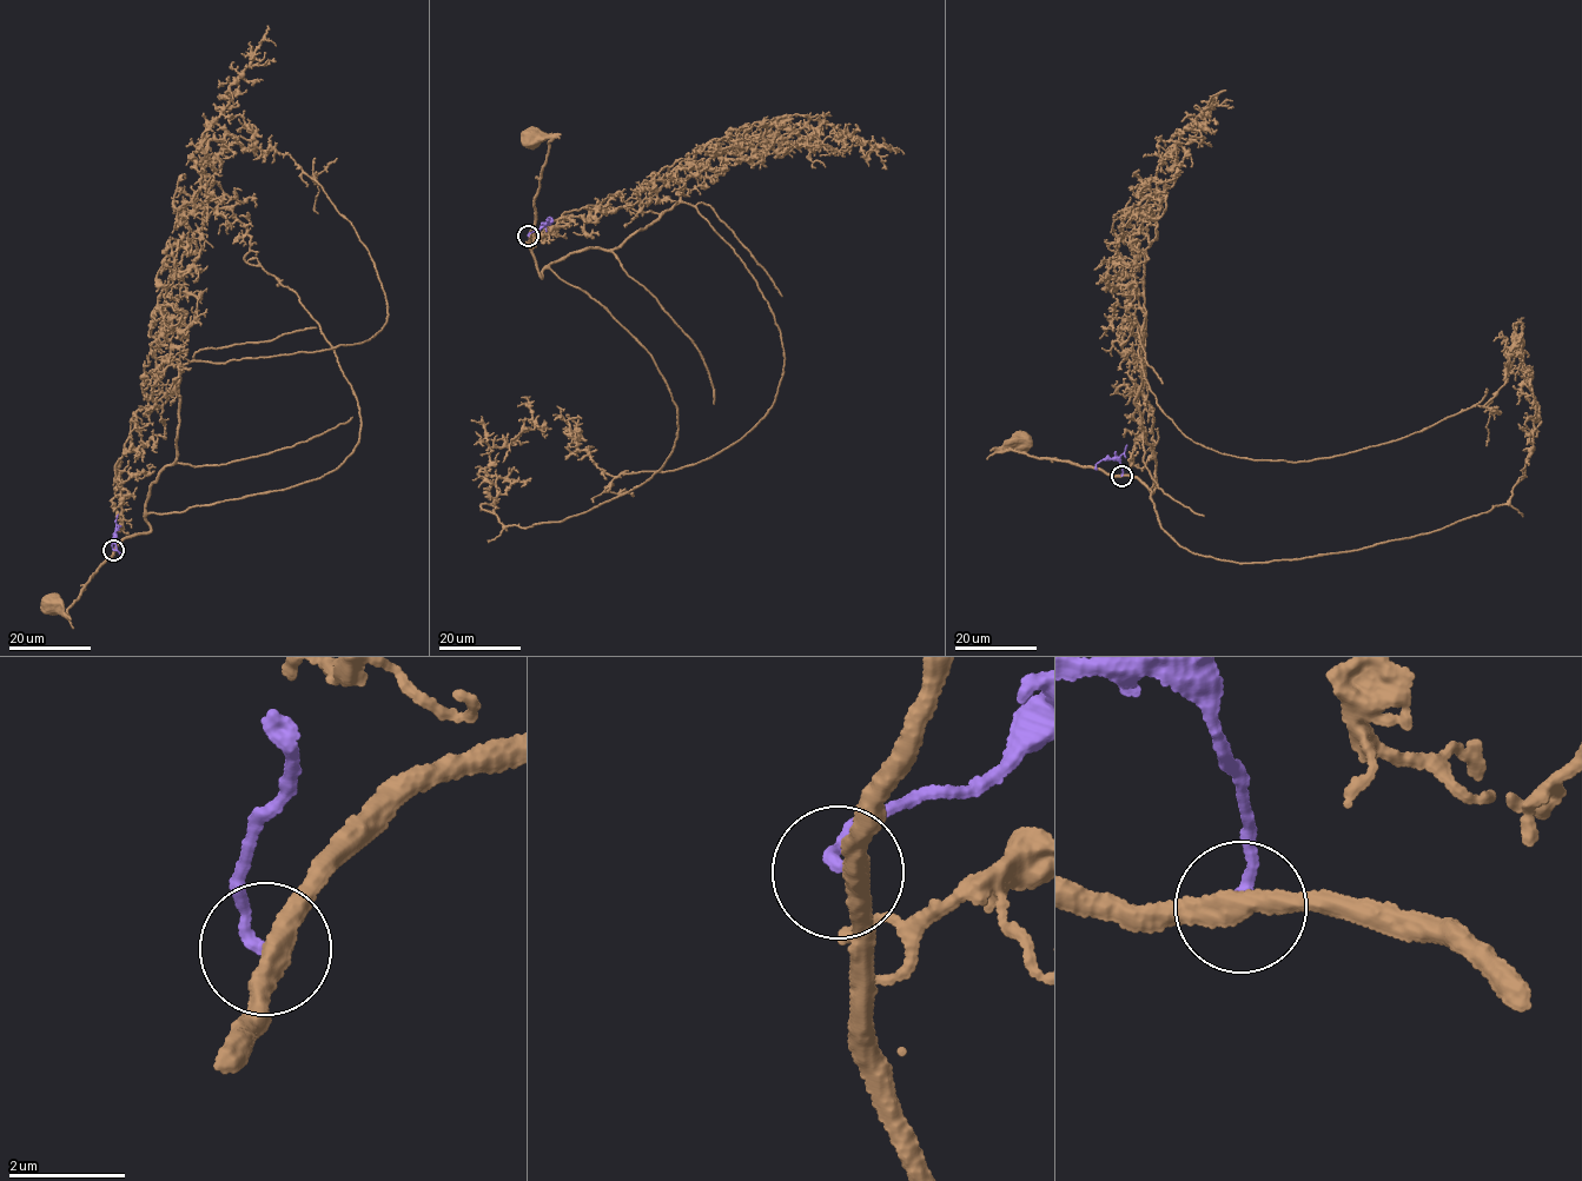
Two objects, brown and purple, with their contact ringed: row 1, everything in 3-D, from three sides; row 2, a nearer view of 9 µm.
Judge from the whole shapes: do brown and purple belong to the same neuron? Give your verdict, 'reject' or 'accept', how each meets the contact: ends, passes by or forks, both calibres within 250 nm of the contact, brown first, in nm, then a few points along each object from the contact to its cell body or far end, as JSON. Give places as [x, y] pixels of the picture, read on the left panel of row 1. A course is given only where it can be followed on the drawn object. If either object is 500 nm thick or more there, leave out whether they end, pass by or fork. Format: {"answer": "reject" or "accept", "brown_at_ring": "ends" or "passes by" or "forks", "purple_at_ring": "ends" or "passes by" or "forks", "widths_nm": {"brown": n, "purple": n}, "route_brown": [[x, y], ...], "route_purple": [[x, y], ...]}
{"answer": "reject", "brown_at_ring": "passes by", "purple_at_ring": "ends", "widths_nm": {"brown": 380, "purple": 190}, "route_brown": [[114, 550], [83, 585], [66, 614], [57, 609], [55, 599], [51, 602]], "route_purple": [[113, 550], [116, 536], [120, 553]]}

